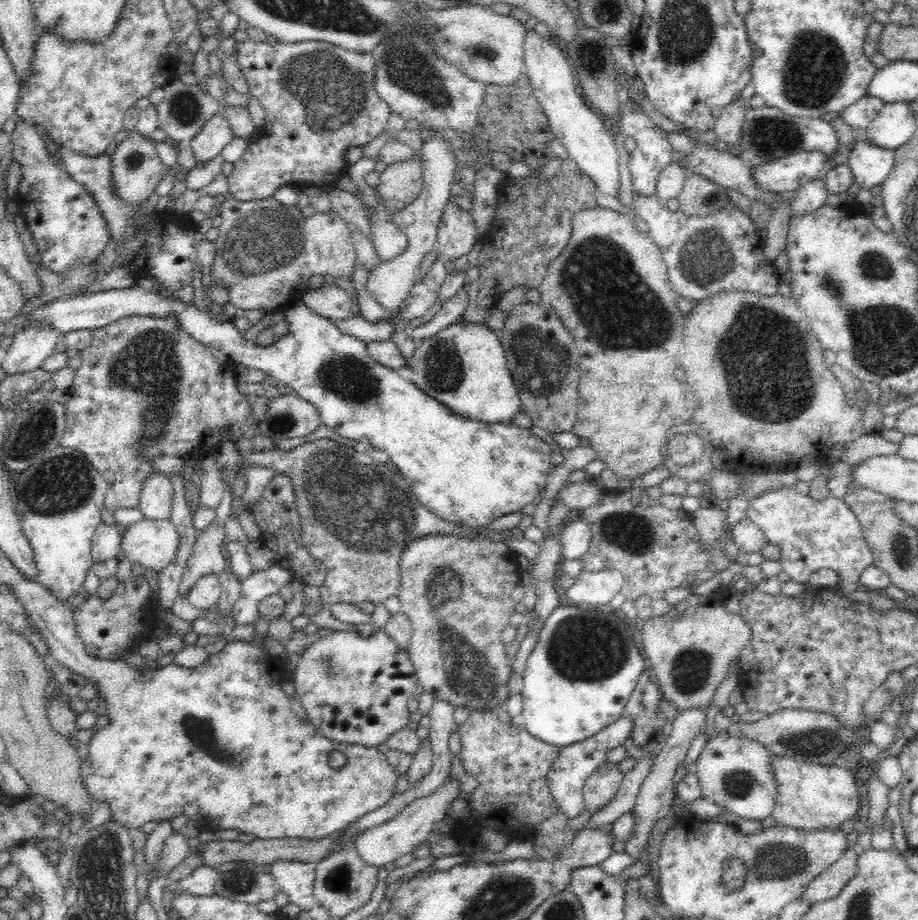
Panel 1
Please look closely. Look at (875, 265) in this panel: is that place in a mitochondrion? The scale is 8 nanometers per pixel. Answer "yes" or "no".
yes

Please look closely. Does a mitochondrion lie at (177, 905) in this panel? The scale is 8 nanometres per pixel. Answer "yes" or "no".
no

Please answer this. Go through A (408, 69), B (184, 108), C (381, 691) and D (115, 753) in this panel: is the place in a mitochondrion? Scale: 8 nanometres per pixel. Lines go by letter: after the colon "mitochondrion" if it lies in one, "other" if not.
A: mitochondrion
B: mitochondrion
C: other
D: other

